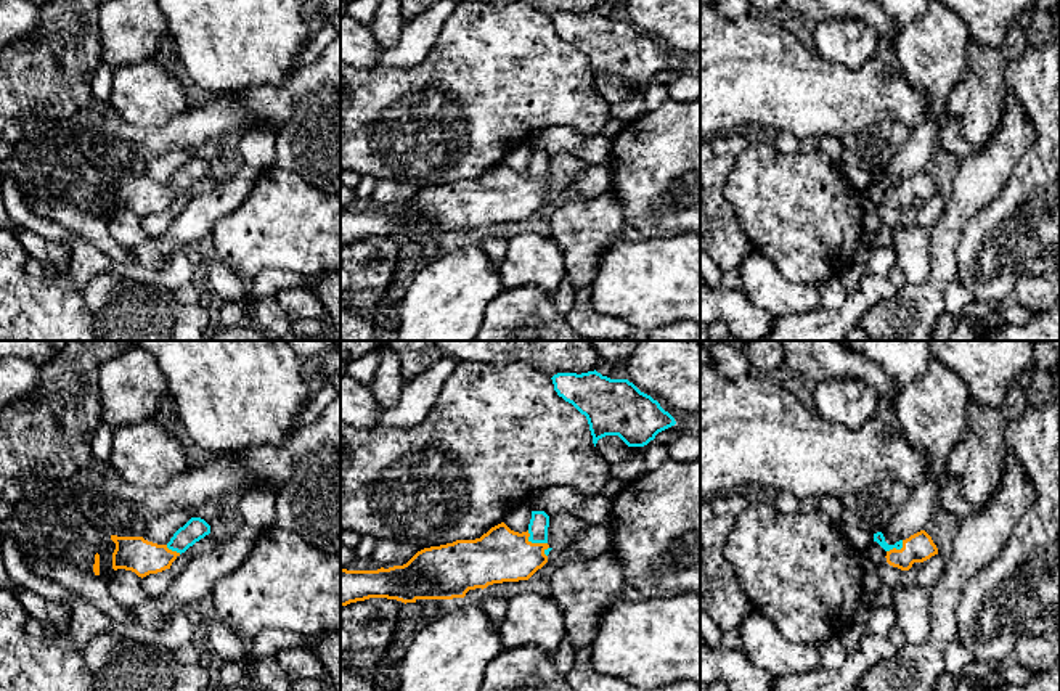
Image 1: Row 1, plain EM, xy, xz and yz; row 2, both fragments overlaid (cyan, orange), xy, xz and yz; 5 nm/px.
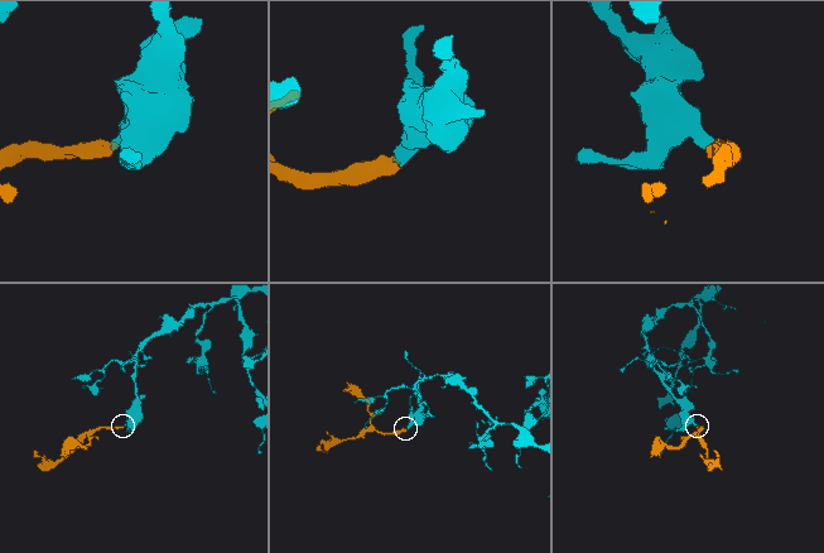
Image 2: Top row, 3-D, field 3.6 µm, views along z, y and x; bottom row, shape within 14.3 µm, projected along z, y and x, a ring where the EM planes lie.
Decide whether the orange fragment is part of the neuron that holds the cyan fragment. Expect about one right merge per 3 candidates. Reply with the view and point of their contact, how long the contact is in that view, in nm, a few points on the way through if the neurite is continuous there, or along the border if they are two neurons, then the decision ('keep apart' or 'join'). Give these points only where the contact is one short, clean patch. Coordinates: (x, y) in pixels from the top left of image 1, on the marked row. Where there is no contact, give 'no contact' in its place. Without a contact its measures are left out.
xz (534, 542) | 120 nm | across xz (538, 524), (534, 542), (521, 555), (501, 555) | join

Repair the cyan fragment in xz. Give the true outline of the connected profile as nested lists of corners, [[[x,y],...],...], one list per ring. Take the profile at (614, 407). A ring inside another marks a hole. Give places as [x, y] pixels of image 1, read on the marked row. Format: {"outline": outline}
{"outline": [[[557,373],[554,390],[586,416],[593,444],[618,435],[628,447],[644,447],[676,424],[657,400],[628,379],[610,379],[601,373]]]}

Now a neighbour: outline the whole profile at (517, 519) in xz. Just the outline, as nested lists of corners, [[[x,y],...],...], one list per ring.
[[[525,505],[517,506],[516,509],[512,509],[506,517],[504,517],[504,524],[514,530],[514,532],[527,532],[528,530],[528,524],[532,519],[532,509]]]

